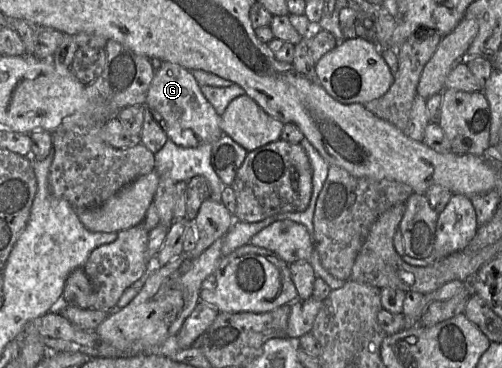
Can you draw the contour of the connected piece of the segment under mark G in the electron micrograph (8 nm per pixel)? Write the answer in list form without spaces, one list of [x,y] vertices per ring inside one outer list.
[[[165,62],[155,71],[144,106],[161,122],[168,139],[180,147],[196,148],[214,143],[223,135],[221,116],[205,99],[191,71],[178,64]]]

